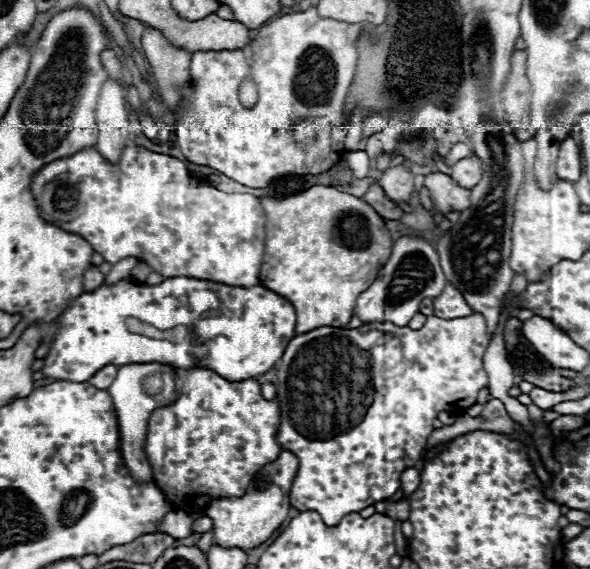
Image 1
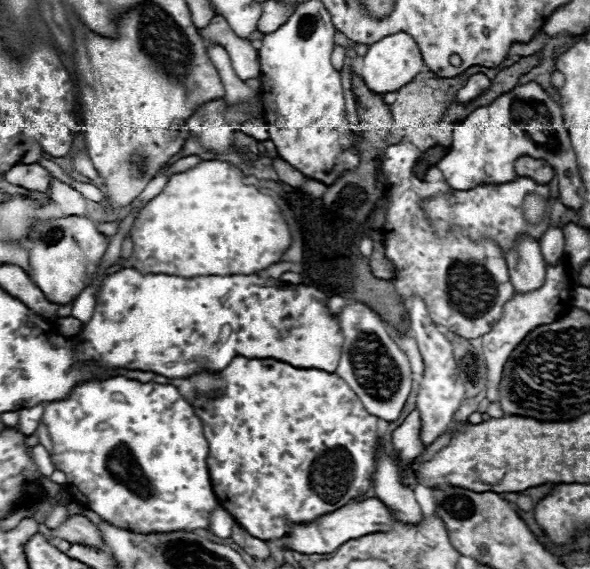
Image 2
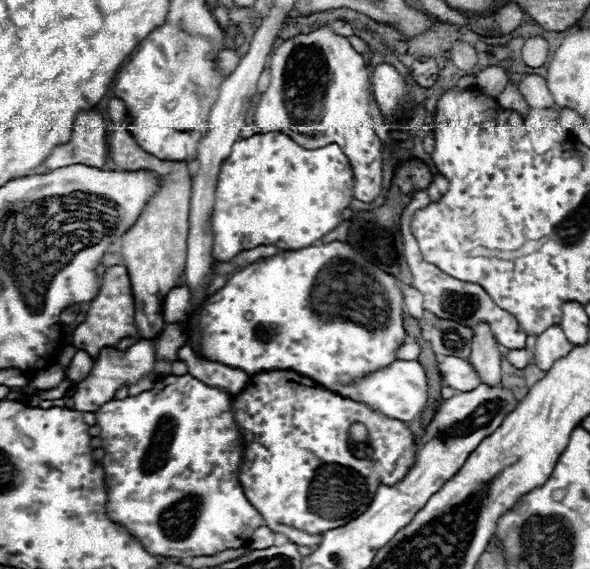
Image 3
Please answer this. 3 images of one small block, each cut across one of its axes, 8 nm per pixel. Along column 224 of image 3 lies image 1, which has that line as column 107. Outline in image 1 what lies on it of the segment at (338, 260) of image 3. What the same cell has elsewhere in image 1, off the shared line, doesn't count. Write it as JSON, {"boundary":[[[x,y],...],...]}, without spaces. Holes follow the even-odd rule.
{"boundary":[[[174,276],[162,284],[136,284],[130,280],[120,280],[116,284],[102,284],[92,292],[82,292],[72,300],[56,320],[58,328],[52,338],[50,350],[44,358],[42,374],[50,380],[70,380],[70,382],[88,382],[98,370],[108,364],[144,364],[160,362],[176,368],[202,366],[218,372],[226,380],[248,380],[268,372],[276,360],[284,354],[288,340],[296,336],[296,312],[288,300],[280,294],[256,284],[250,288],[228,286],[210,280],[196,280],[186,276]],[[134,318],[142,324],[154,326],[164,332],[166,338],[150,338],[144,334],[134,334],[128,330],[126,320]]]}

